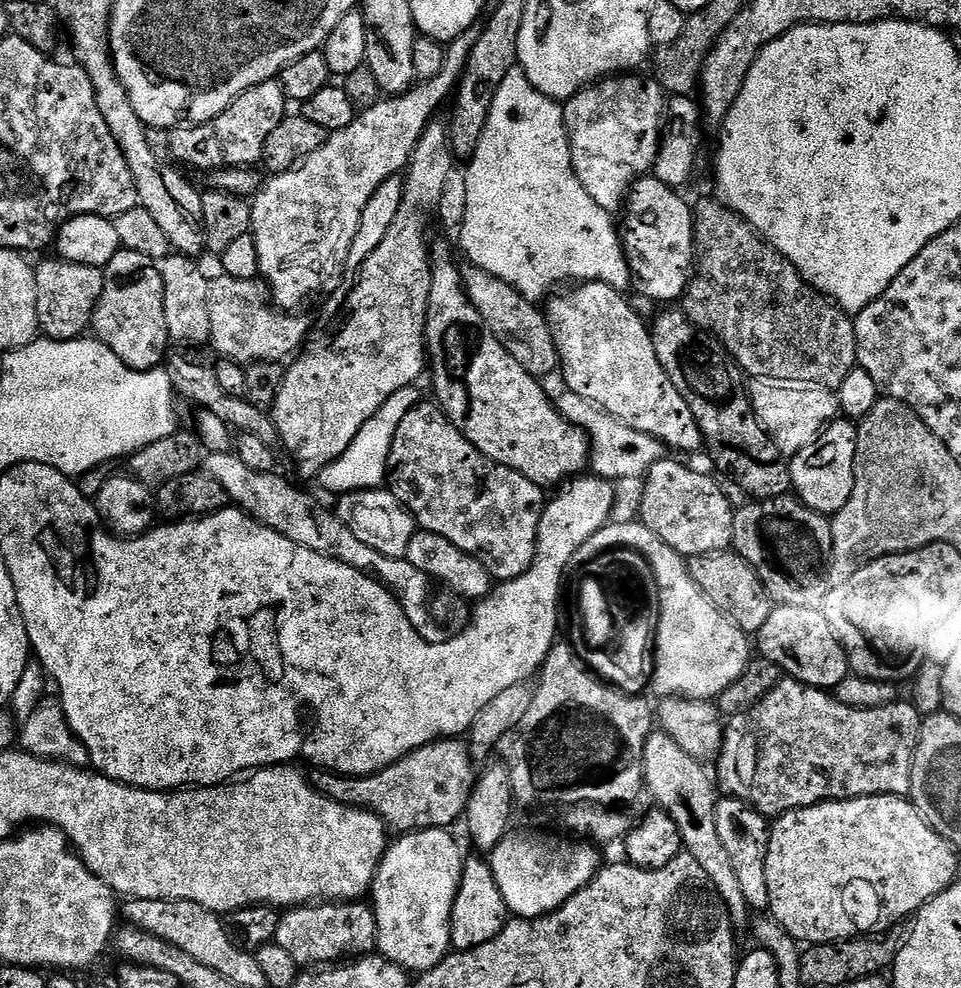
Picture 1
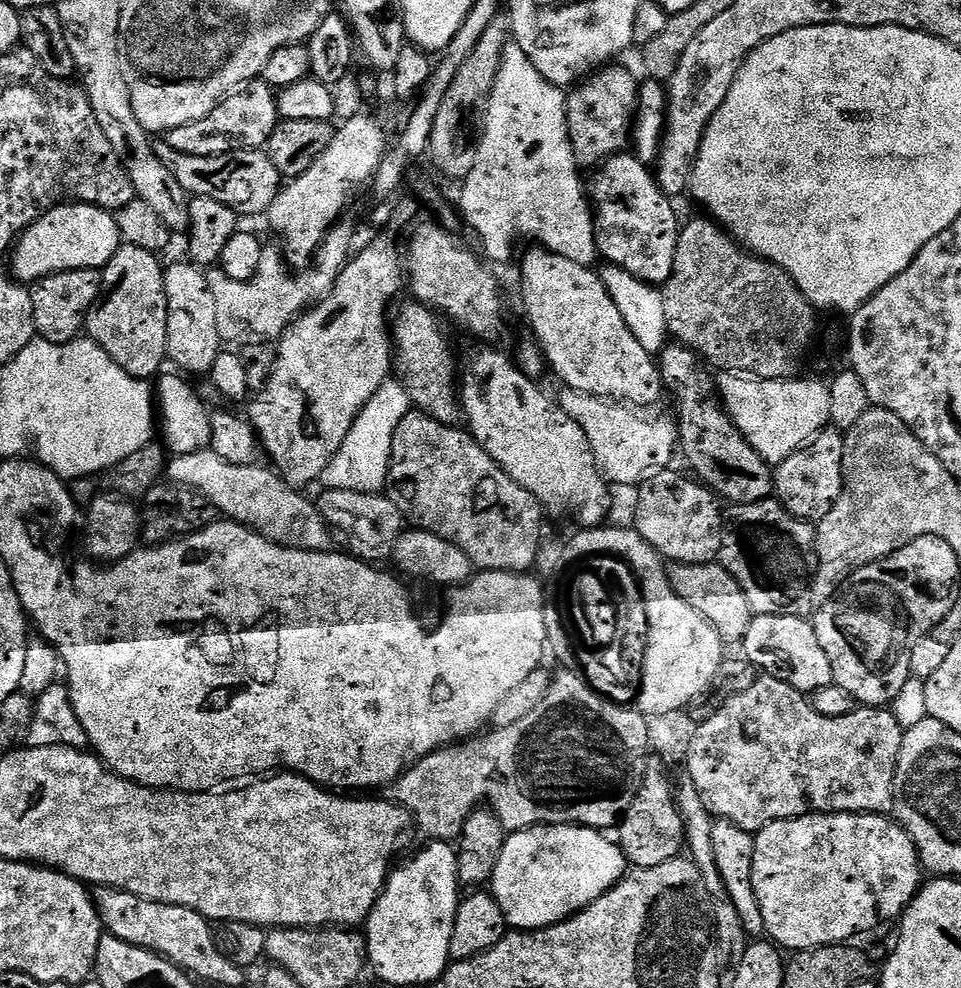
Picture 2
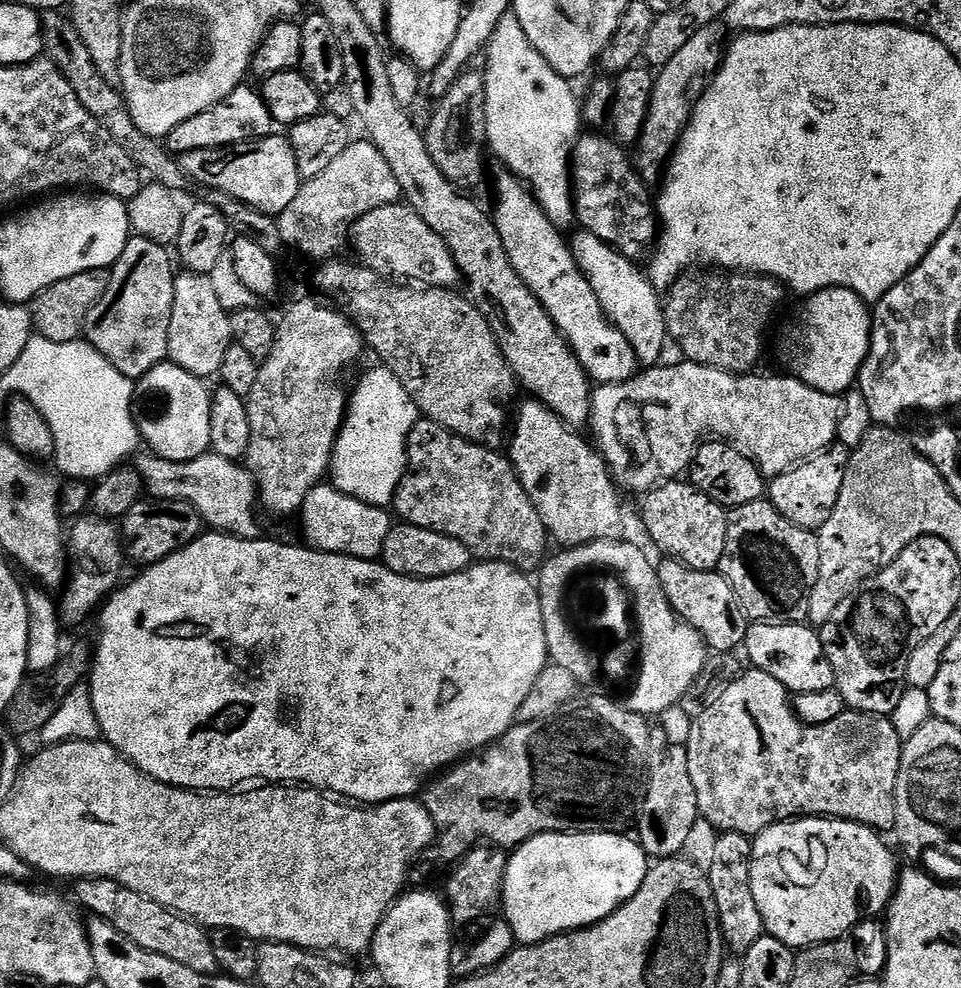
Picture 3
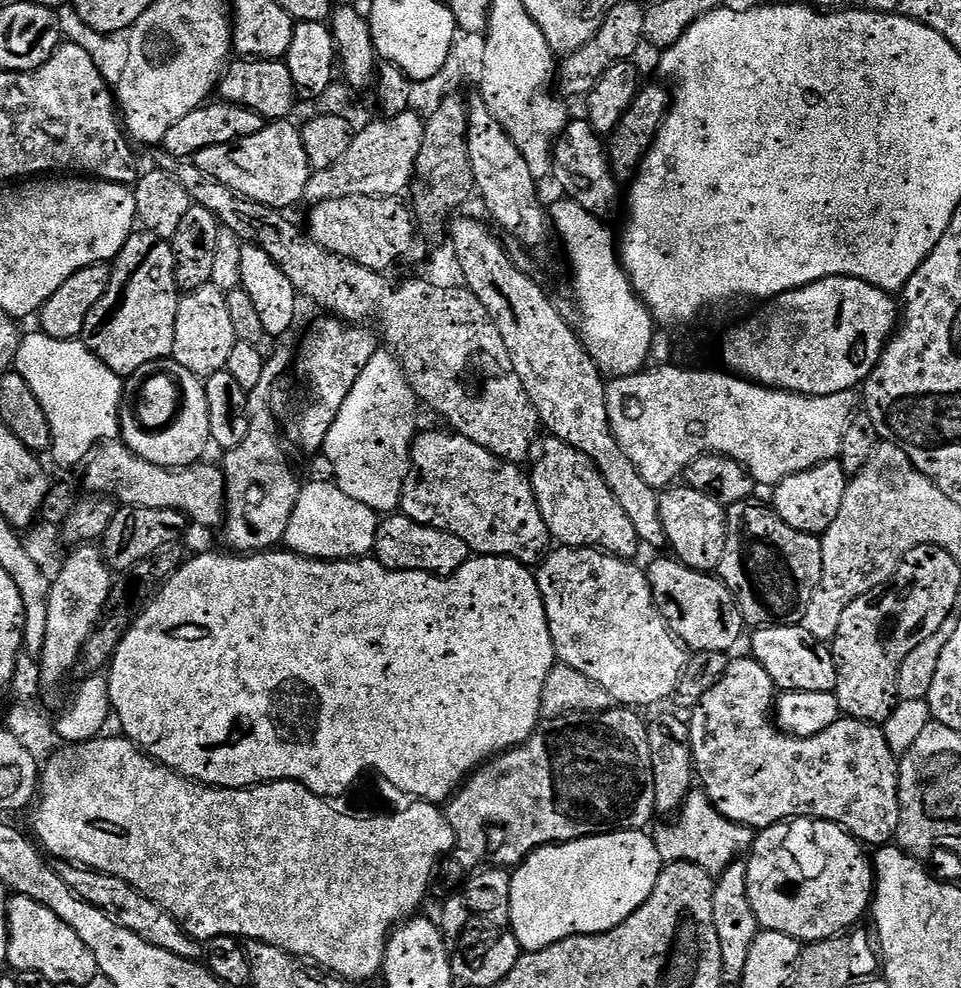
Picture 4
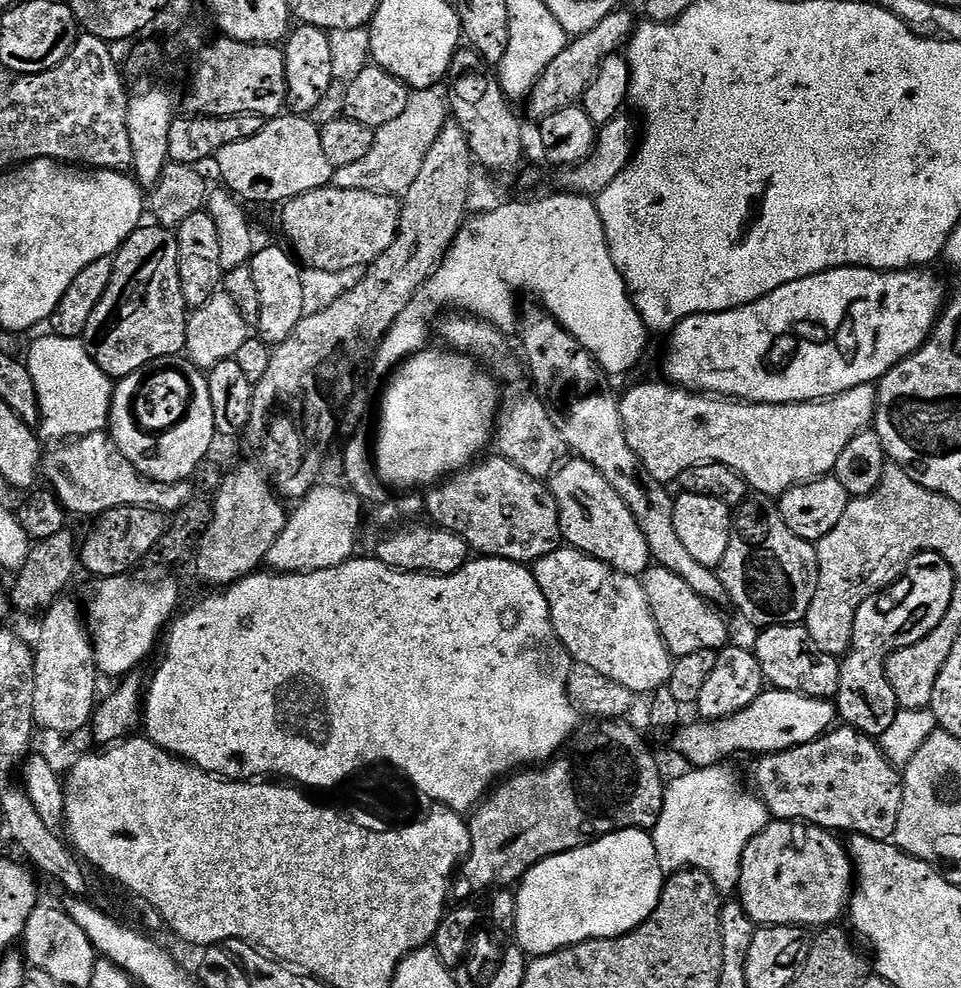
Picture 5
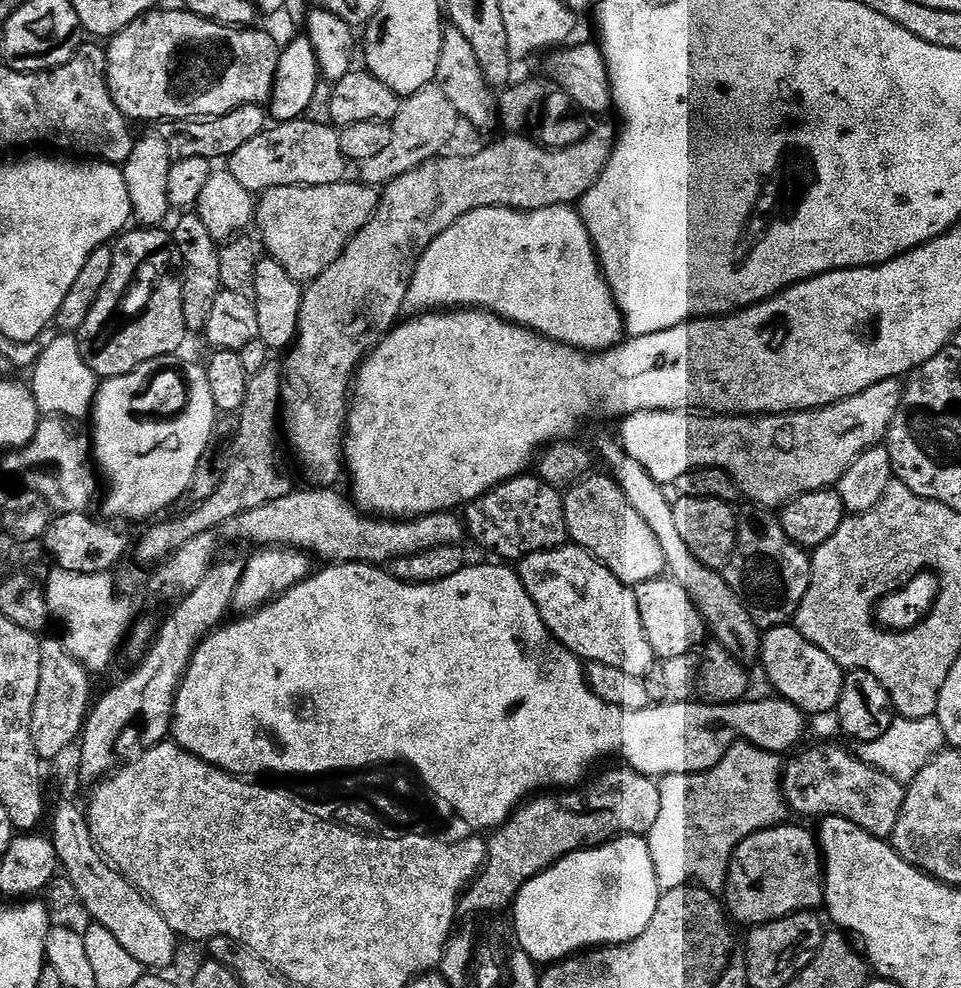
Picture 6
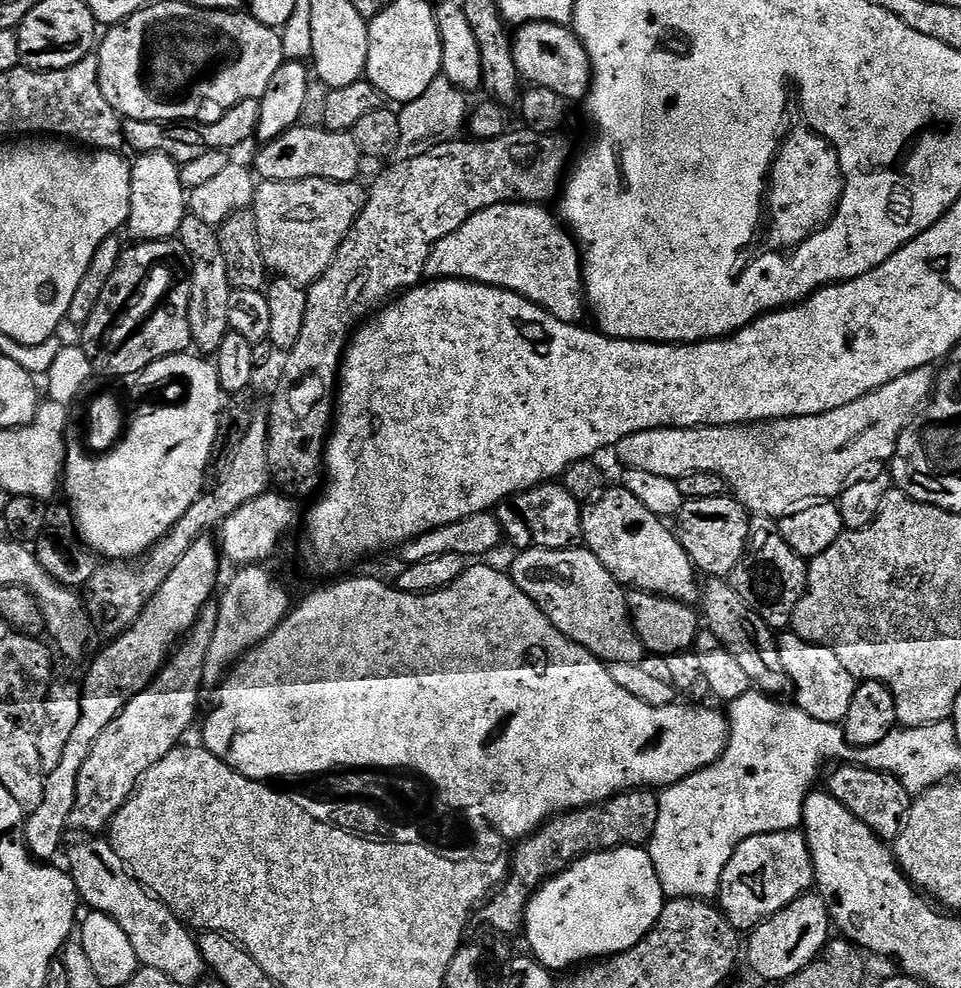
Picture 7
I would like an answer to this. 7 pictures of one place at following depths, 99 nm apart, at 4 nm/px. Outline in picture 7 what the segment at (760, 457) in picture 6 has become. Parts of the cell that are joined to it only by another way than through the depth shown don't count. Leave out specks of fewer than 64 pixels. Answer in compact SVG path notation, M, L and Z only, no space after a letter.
M929 366L919 368L918 370L910 370L906 374L902 374L902 378L894 378L894 382L890 382L886 386L882 386L878 390L874 390L870 394L866 394L862 398L858 398L858 402L850 402L850 406L838 406L838 410L830 410L822 414L814 414L813 416L788 416L785 420L766 420L759 424L733 424L726 428L709 428L701 426L698 428L655 428L654 430L646 430L645 432L635 432L626 438L622 438L622 442L618 442L614 449L614 455L621 460L628 470L645 472L646 474L658 474L662 478L670 478L671 480L679 480L681 476L690 474L691 472L709 472L710 474L718 474L728 483L731 495L739 500L743 508L748 509L752 516L771 516L779 518L788 515L789 512L807 505L809 502L832 502L839 498L844 491L852 483L854 477L863 468L868 468L871 464L887 465L898 446L898 438L902 434L902 430L913 416L928 403L938 379L938 372L935 367Z

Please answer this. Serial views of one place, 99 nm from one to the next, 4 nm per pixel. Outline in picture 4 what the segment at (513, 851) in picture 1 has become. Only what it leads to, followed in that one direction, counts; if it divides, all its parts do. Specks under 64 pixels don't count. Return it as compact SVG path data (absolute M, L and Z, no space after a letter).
M644 830L606 832L602 836L587 836L581 840L571 840L565 844L547 844L546 847L539 848L537 852L532 852L528 855L511 873L512 885L508 887L508 903L506 905L508 916L512 919L510 930L518 938L520 947L524 952L541 952L546 950L546 946L554 946L554 942L562 942L571 936L593 936L594 934L602 934L603 932L614 930L614 926L626 922L626 918L630 918L630 914L634 914L634 910L638 910L638 906L642 906L646 902L646 898L650 898L650 894L660 877L661 867L662 861L656 849L656 841Z

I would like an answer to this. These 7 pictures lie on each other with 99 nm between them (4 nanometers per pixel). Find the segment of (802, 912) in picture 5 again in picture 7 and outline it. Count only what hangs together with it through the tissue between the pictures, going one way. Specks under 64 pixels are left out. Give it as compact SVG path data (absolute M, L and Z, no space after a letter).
M803 831L767 832L736 848L720 883L718 907L737 930L751 930L814 888L816 871Z

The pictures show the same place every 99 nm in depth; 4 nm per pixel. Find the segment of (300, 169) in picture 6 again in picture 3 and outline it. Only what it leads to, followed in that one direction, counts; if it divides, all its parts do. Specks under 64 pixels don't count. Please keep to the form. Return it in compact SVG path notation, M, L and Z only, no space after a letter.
M273 134L230 147L188 151L179 157L179 161L193 183L202 184L211 191L230 193L232 197L273 218L294 201L302 183L292 143L285 135Z

